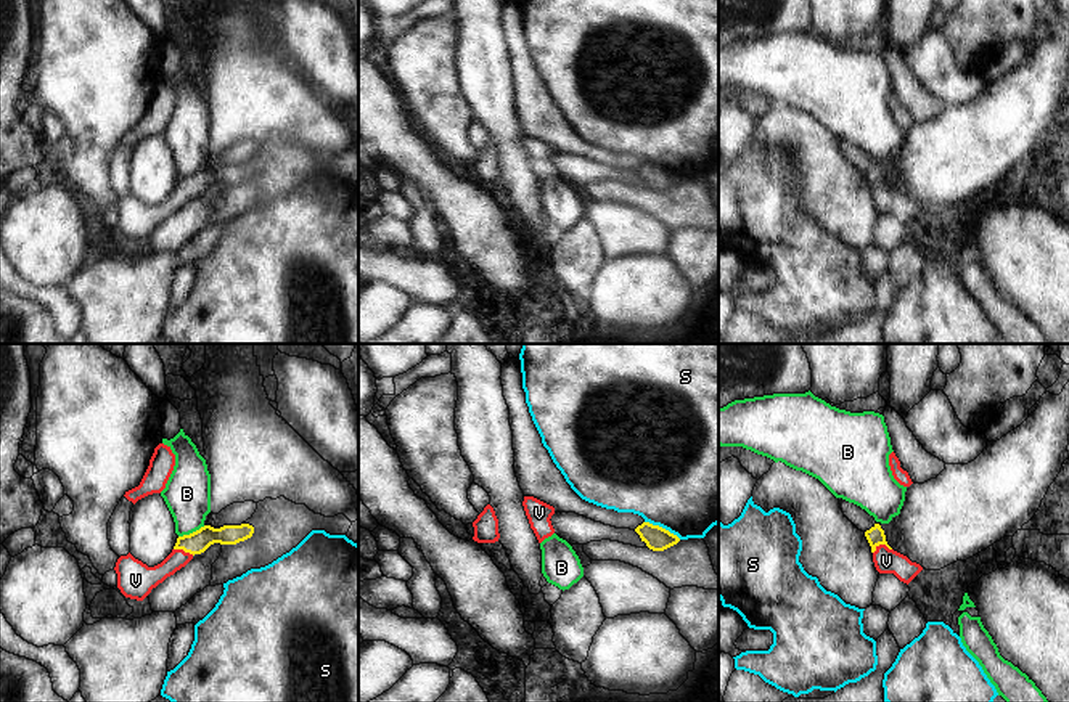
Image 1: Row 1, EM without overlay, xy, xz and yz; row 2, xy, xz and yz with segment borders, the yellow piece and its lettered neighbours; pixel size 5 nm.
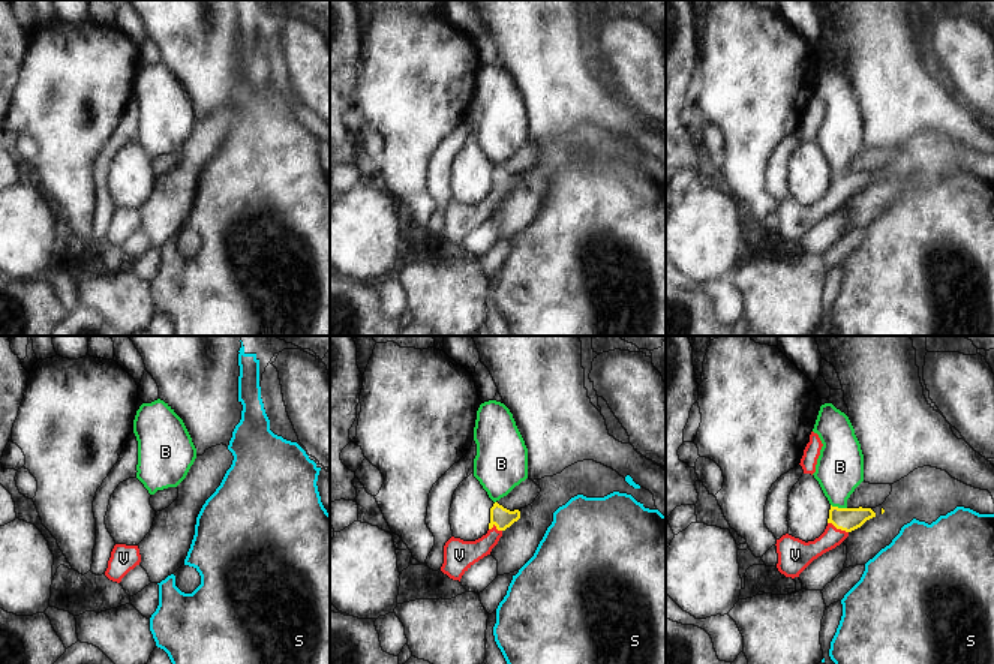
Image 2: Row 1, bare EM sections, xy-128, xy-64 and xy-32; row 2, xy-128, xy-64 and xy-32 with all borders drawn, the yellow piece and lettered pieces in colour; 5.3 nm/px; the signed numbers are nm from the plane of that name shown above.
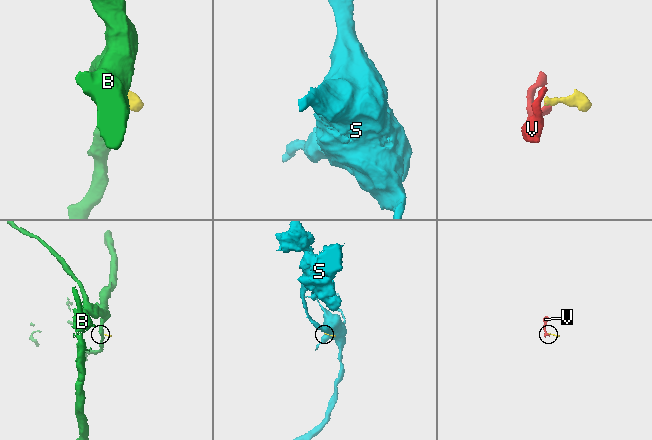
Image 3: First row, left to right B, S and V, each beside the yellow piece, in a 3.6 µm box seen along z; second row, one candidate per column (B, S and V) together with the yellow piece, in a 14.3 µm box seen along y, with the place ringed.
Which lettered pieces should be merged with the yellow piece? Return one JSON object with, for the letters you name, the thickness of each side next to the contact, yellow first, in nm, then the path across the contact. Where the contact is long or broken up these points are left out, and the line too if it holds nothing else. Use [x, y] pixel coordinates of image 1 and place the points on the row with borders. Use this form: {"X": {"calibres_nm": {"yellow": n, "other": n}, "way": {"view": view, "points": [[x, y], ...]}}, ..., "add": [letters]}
{"V": {"calibres_nm": {"yellow": 90, "other": 130}, "way": {"view": "yz", "points": [[875, 535], [881, 543], [886, 561]]}}, "add": ["V"]}

